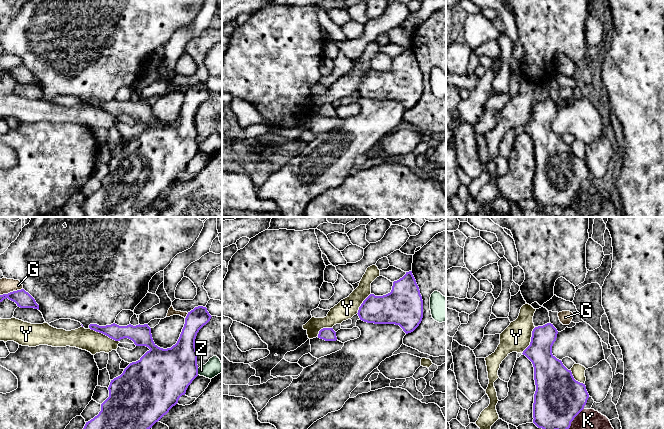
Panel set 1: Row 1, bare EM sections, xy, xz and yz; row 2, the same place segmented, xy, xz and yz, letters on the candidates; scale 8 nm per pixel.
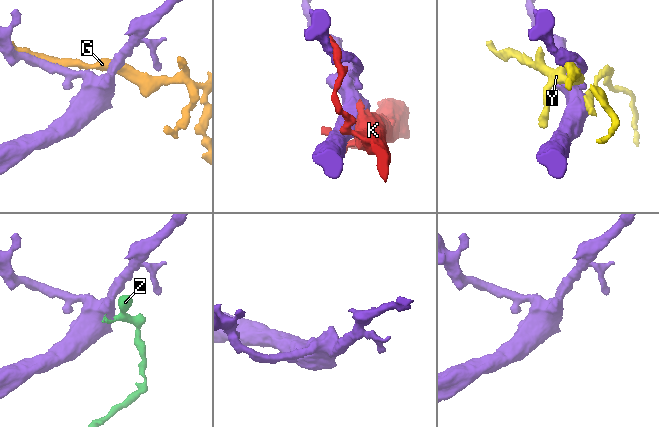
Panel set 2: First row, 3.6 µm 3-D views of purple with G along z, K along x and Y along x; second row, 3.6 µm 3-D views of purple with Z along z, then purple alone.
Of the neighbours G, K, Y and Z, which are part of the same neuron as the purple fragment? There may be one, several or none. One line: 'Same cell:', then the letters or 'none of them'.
Same cell: none of them

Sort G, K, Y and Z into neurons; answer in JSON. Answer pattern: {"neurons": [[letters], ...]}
{"neurons": [["G"], ["K"], ["Y"], ["Z"]]}

